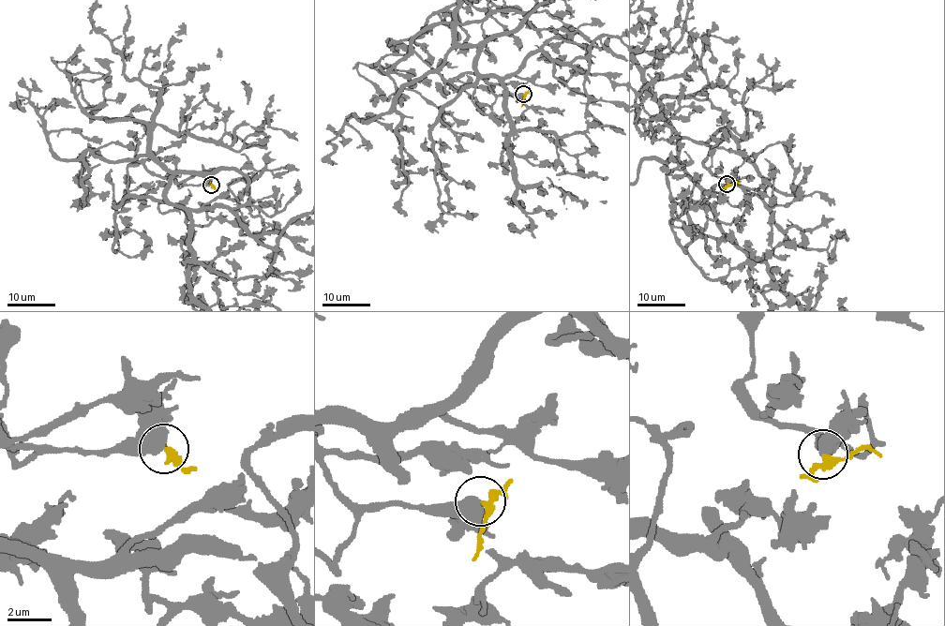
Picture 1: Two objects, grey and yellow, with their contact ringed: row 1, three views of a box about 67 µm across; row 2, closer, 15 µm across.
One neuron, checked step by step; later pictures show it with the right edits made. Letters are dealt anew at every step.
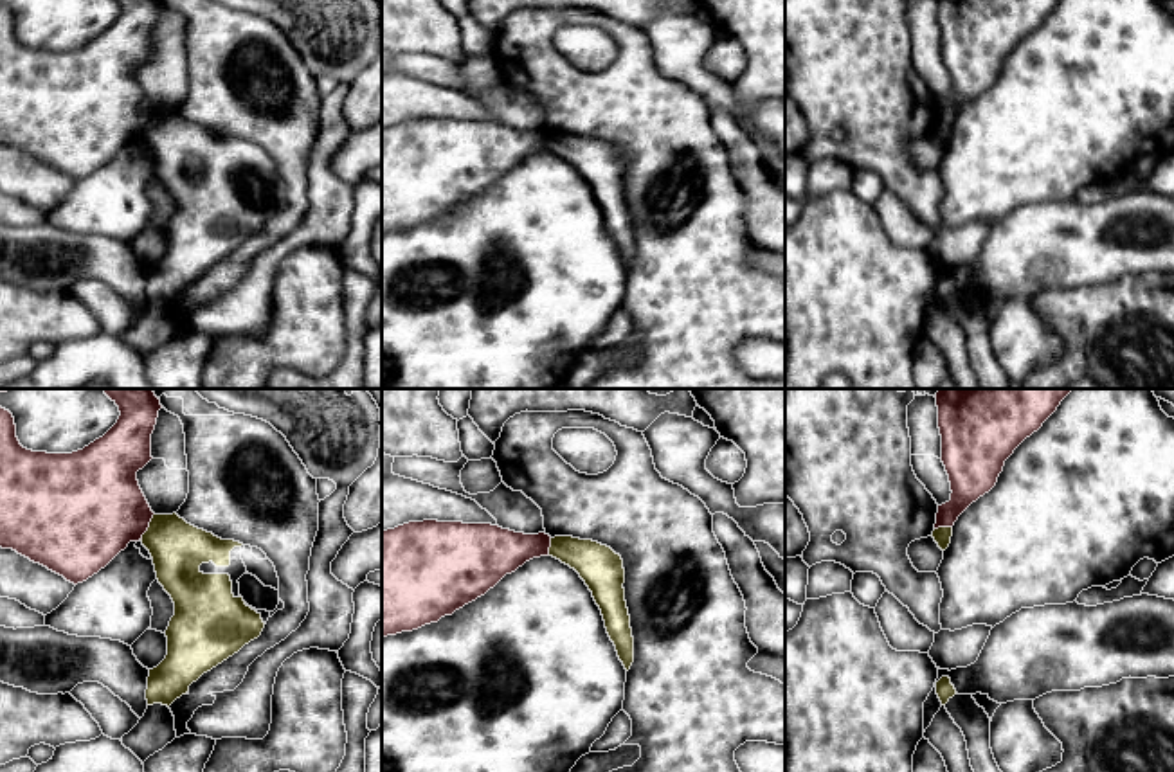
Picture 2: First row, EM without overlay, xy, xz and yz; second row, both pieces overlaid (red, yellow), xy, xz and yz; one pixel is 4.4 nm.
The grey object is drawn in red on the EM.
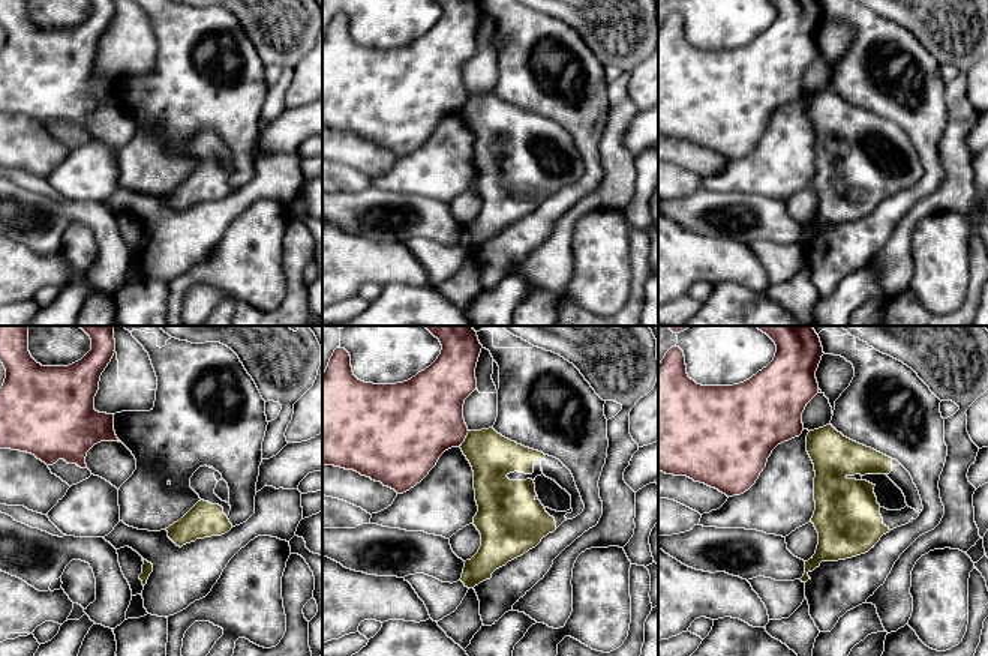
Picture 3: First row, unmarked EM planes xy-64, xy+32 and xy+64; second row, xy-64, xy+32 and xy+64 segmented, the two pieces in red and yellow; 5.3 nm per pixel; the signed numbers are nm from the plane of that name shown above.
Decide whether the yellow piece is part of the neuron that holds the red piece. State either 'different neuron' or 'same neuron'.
different neuron

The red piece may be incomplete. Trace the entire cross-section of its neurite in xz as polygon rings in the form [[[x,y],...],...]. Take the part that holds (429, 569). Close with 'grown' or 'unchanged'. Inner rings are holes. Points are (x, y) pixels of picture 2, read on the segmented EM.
[[[409,522],[382,531],[382,637],[412,632],[484,596],[526,561],[549,556],[551,536],[492,524]]] | unchanged

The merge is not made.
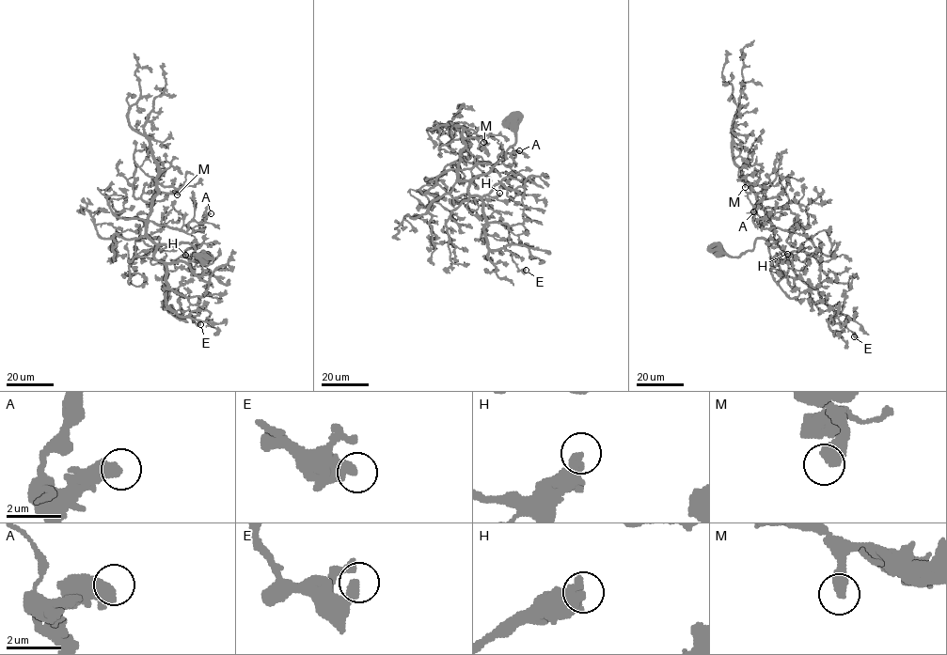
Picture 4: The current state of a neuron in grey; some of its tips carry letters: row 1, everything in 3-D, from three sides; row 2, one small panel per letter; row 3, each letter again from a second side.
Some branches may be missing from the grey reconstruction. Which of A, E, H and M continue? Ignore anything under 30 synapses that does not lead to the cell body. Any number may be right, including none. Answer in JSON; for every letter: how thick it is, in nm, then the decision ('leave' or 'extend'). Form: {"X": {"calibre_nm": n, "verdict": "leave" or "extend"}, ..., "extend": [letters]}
{"A": {"calibre_nm": 600, "verdict": "leave"}, "E": {"calibre_nm": 440, "verdict": "leave"}, "H": {"calibre_nm": 440, "verdict": "leave"}, "M": {"calibre_nm": 500, "verdict": "extend"}, "extend": ["M"]}

